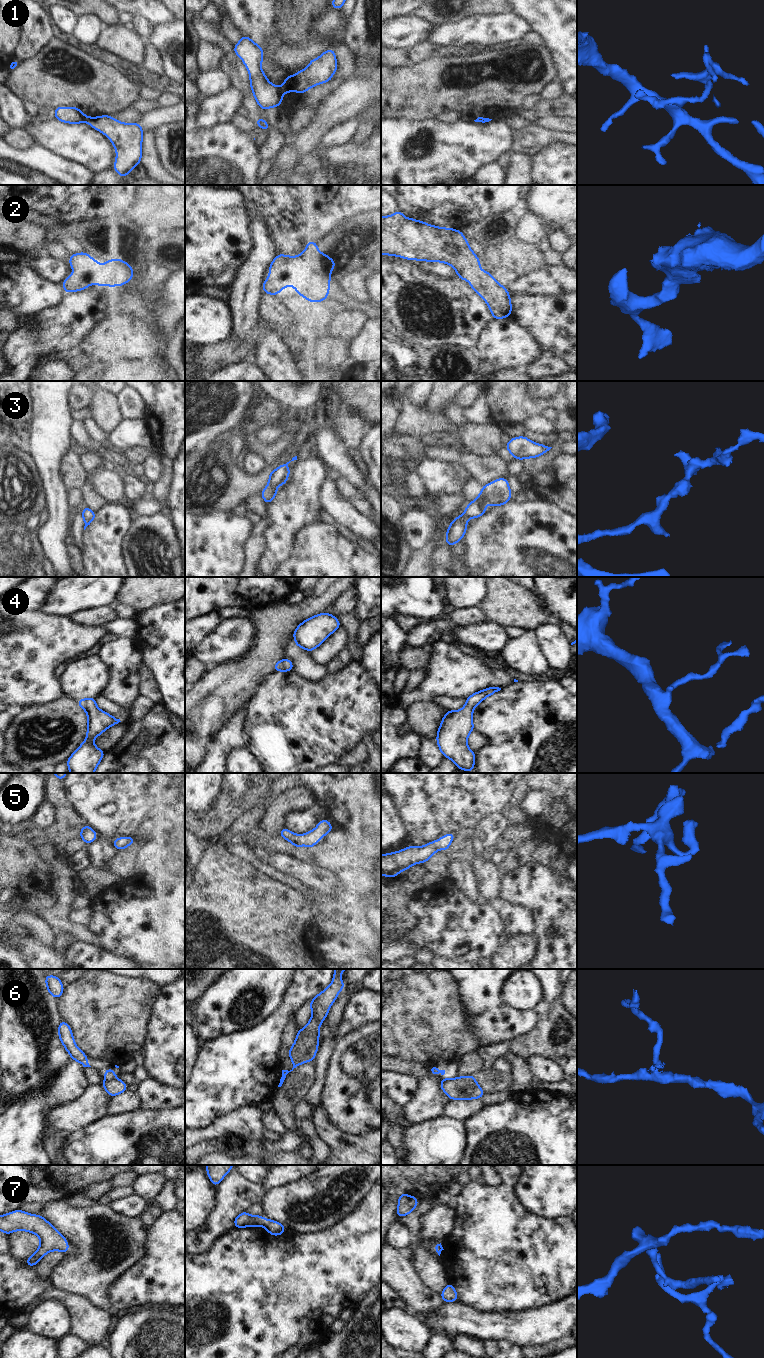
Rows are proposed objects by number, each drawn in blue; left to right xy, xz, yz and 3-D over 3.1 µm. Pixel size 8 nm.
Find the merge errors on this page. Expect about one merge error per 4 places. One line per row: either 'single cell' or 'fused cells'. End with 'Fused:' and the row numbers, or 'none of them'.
1: fused cells
2: single cell
3: single cell
4: single cell
5: single cell
6: fused cells
7: single cell
Fused: 1, 6

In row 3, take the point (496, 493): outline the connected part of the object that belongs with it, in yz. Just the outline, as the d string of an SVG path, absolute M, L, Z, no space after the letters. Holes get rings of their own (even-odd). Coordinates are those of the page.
M499 478L484 485L479 496L466 506L465 512L450 523L445 543L452 547L465 536L467 521L485 514L485 502L491 504L492 507L505 505L512 495L508 478Z

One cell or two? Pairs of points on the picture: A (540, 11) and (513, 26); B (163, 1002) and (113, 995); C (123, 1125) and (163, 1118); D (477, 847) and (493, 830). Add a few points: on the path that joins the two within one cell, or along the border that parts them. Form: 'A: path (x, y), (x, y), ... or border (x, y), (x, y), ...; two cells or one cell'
A: border (512, 11), (524, 17), (533, 30); two cells
B: border (161, 987), (152, 1006), (151, 1016), (147, 1023); two cells
C: path (133, 1125), (153, 1125); one cell
D: path (480, 843), (489, 834); one cell

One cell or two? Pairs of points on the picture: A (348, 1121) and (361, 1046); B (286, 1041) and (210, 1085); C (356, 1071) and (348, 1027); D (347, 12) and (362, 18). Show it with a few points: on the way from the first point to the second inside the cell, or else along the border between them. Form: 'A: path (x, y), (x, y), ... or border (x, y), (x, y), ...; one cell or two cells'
A: path (356, 1102), (361, 1093), (361, 1065); one cell
B: border (287, 1021), (281, 1037), (281, 1045); two cells
C: border (370, 1021), (364, 1021), (350, 1032), (337, 1038); two cells
D: border (354, 10), (346, 34); two cells

